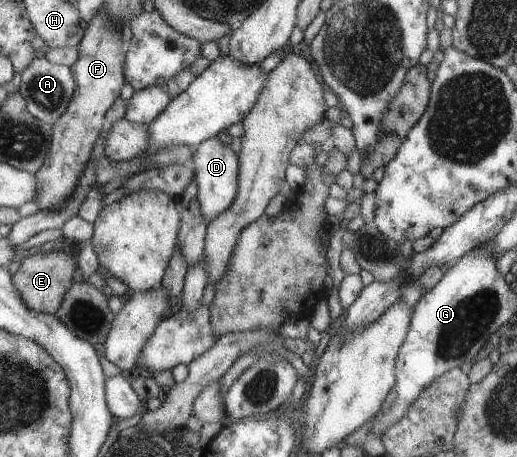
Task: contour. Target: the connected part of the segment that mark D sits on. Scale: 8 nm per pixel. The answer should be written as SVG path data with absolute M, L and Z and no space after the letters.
M220 135L203 139L190 159L195 173L197 203L199 203L201 217L208 221L223 213L223 210L231 205L237 189L237 156L229 145L221 142L222 139Z

